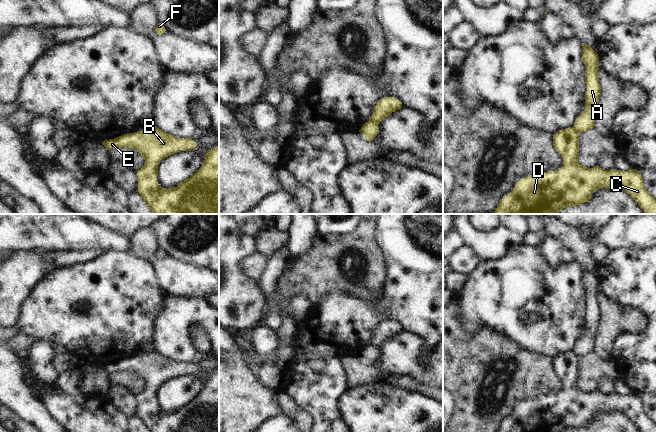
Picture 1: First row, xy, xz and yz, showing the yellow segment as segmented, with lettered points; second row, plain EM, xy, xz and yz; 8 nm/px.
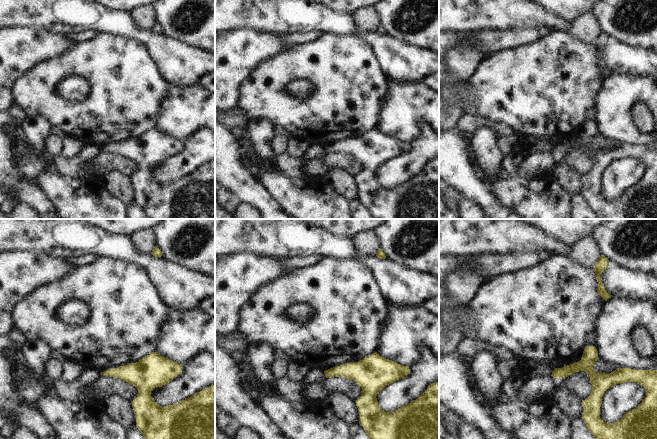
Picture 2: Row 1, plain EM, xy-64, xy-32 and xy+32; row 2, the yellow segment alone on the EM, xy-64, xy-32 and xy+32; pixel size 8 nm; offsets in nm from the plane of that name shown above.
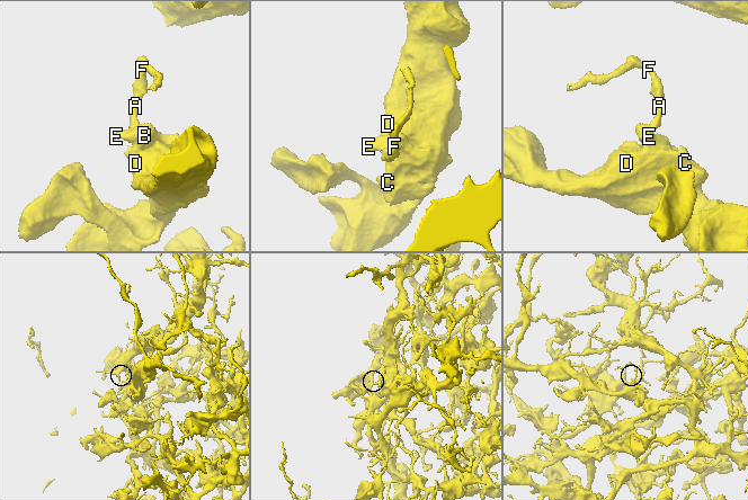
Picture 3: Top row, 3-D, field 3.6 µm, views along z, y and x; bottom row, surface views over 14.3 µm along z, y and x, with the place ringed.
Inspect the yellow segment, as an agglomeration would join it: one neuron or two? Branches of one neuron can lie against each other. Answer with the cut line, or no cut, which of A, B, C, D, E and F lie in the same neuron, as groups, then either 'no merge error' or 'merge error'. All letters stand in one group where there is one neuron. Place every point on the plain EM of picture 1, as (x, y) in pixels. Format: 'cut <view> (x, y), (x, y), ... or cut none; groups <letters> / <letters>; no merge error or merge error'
cut xz (369, 344), (377, 348); groups A F / B C D E; merge error

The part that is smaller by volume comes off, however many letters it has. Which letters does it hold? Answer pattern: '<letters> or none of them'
A, F

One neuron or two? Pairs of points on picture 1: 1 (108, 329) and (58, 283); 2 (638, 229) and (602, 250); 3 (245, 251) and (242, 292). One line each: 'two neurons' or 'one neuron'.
1: one neuron
2: two neurons
3: one neuron

